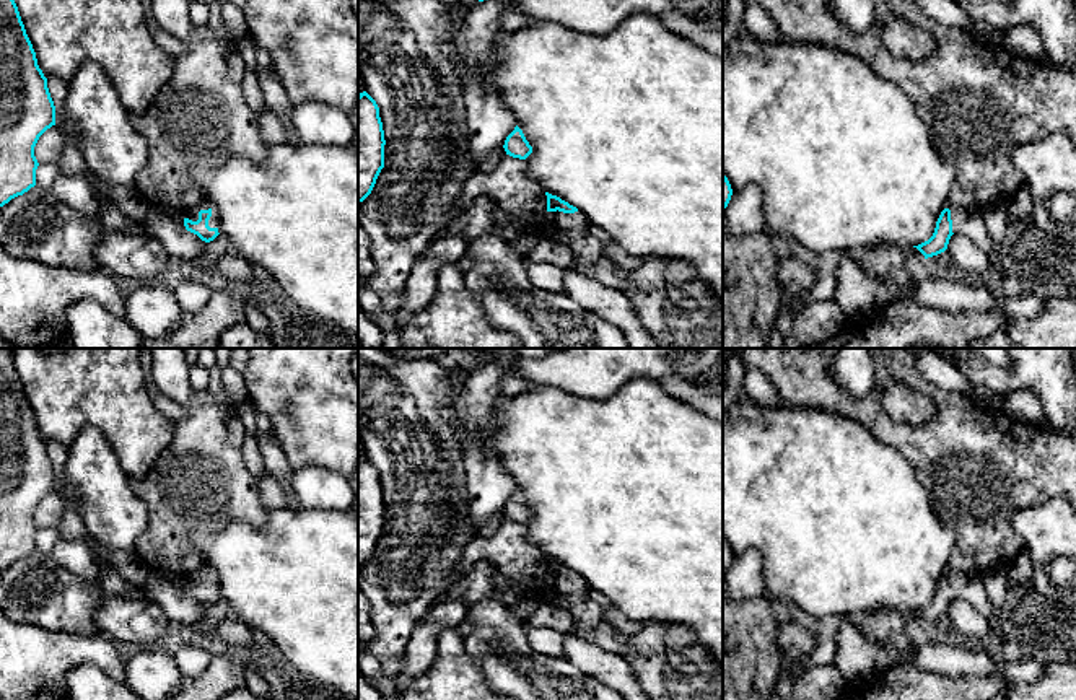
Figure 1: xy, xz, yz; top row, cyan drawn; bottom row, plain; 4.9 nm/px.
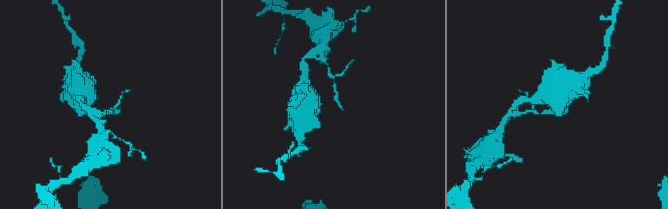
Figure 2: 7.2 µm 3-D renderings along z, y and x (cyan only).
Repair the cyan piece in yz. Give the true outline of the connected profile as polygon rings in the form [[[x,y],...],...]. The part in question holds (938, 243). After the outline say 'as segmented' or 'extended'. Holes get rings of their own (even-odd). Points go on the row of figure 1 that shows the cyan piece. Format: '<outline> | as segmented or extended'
[[[951,203],[941,212],[933,236],[913,247],[928,259],[944,252],[952,234],[965,234],[985,252],[993,249],[993,241],[988,236],[982,213]]] | extended

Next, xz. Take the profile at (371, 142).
[[[358,94],[358,203],[373,190],[384,168],[384,130],[376,101]]] | as segmented

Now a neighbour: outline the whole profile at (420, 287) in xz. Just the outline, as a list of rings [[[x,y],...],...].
[[[451,234],[433,239],[418,259],[402,290],[404,303],[396,313],[400,324],[405,324],[423,311],[436,295],[438,272],[446,264],[457,262],[467,252],[469,239]]]

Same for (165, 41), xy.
[[[140,0],[140,2],[145,10],[147,26],[148,26],[156,46],[163,52],[166,52],[173,57],[182,55],[189,49],[187,44],[181,42],[179,39],[176,39],[174,36],[171,36],[169,33],[163,31],[158,26],[158,23],[155,21],[155,18],[151,15],[151,0]]]

